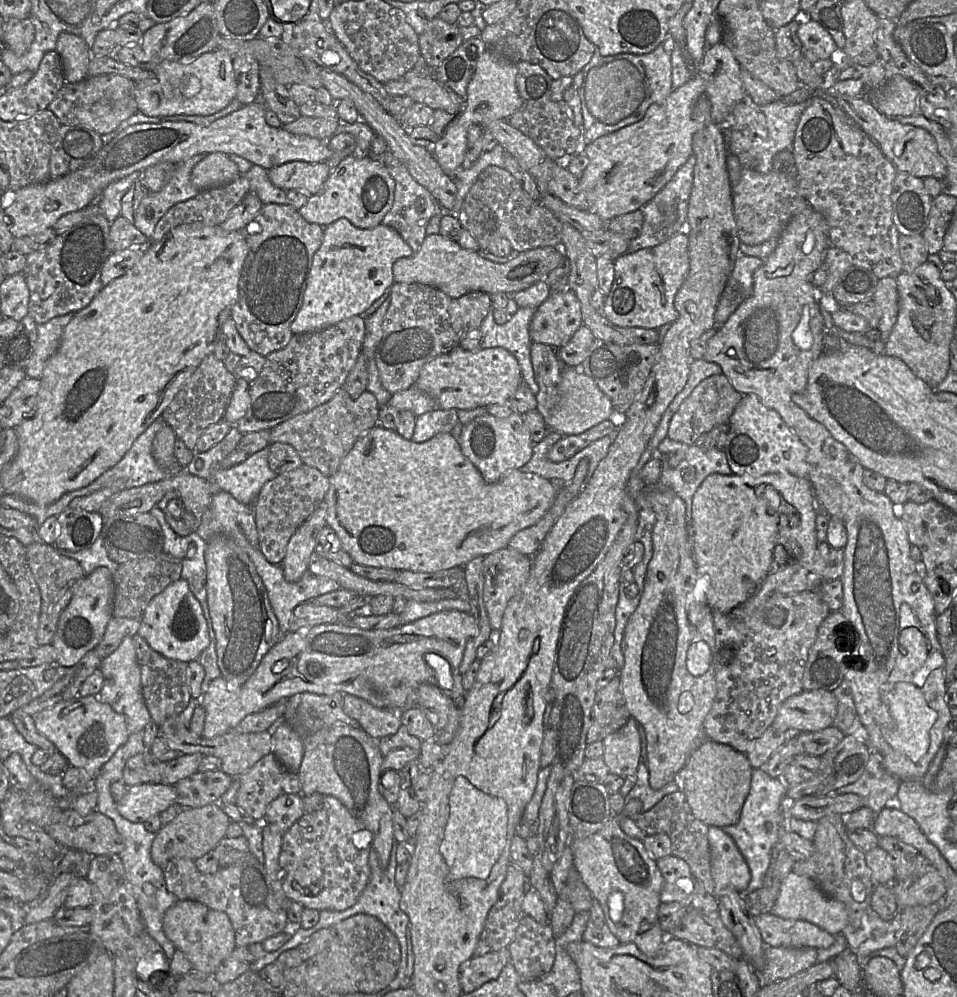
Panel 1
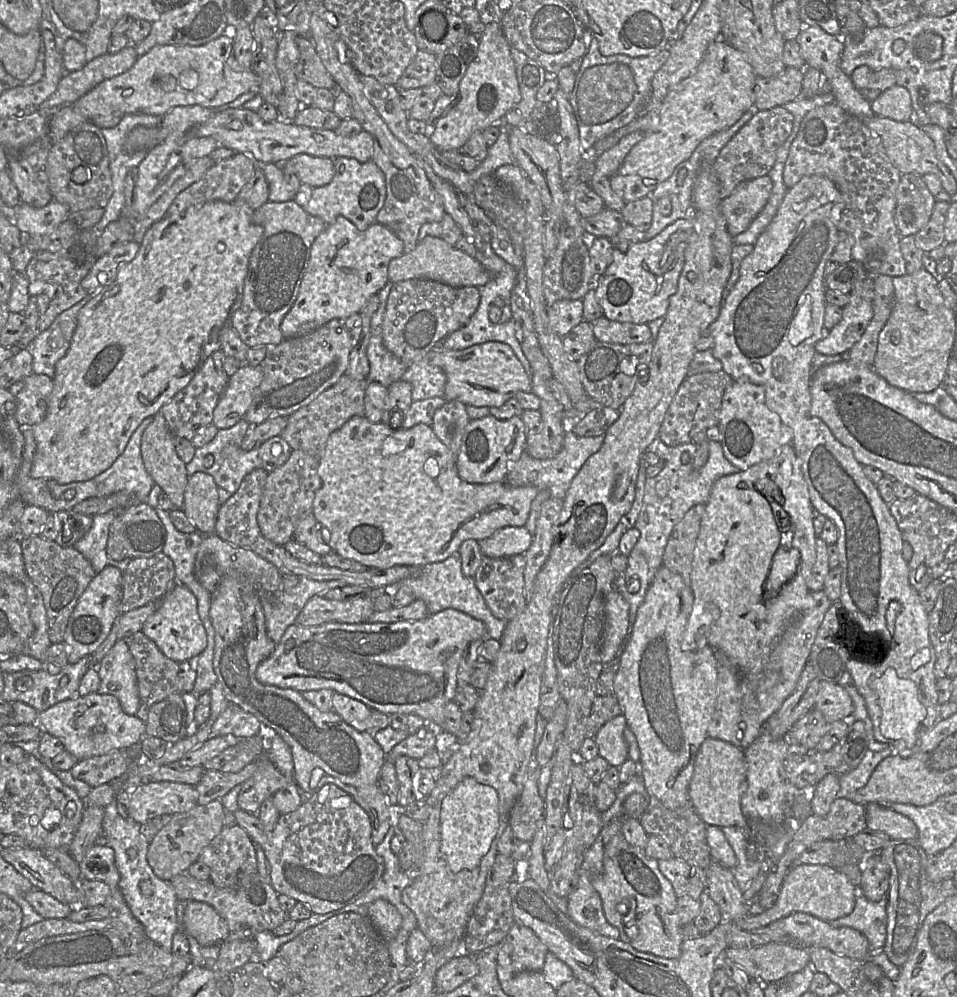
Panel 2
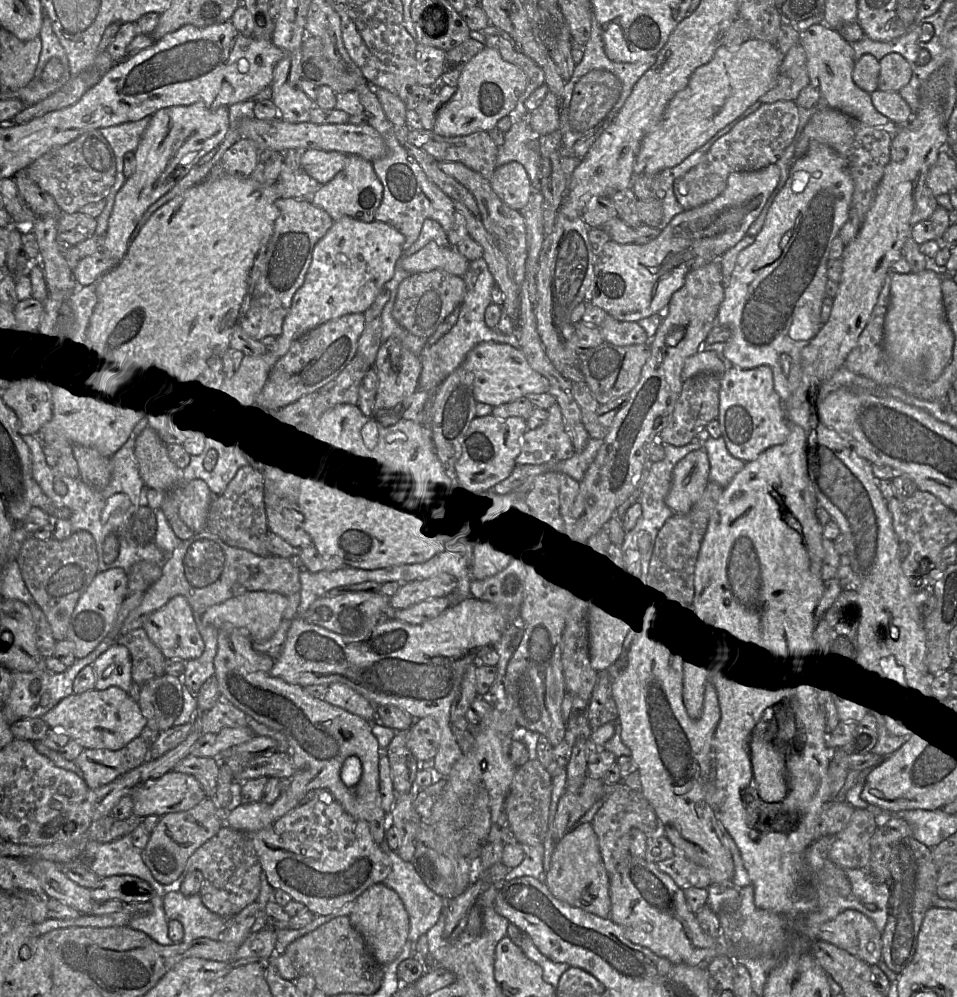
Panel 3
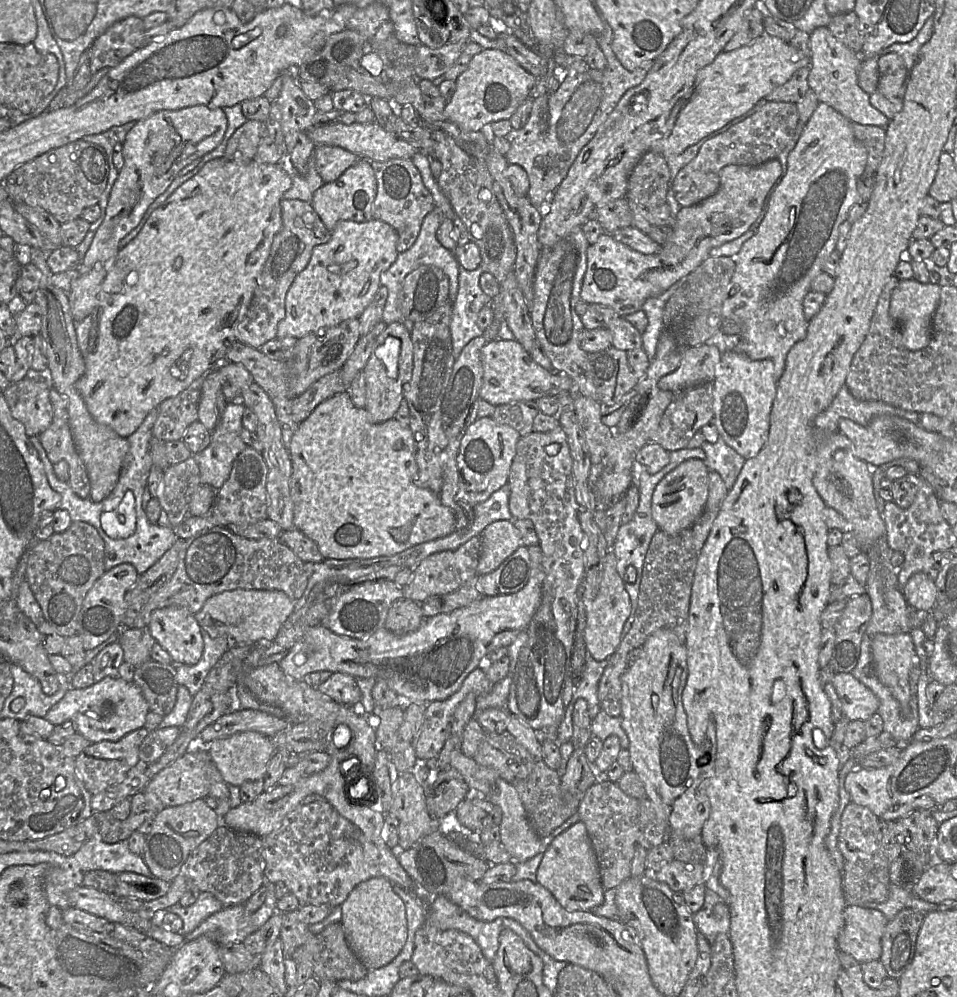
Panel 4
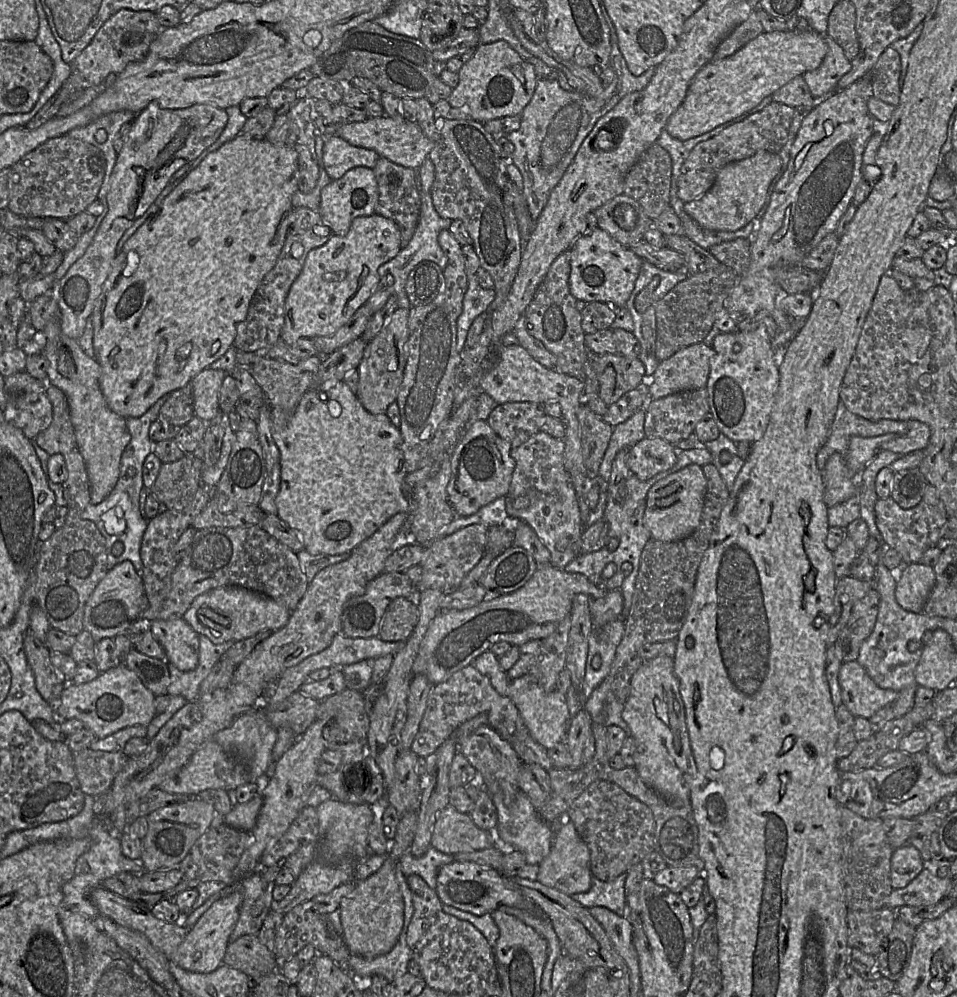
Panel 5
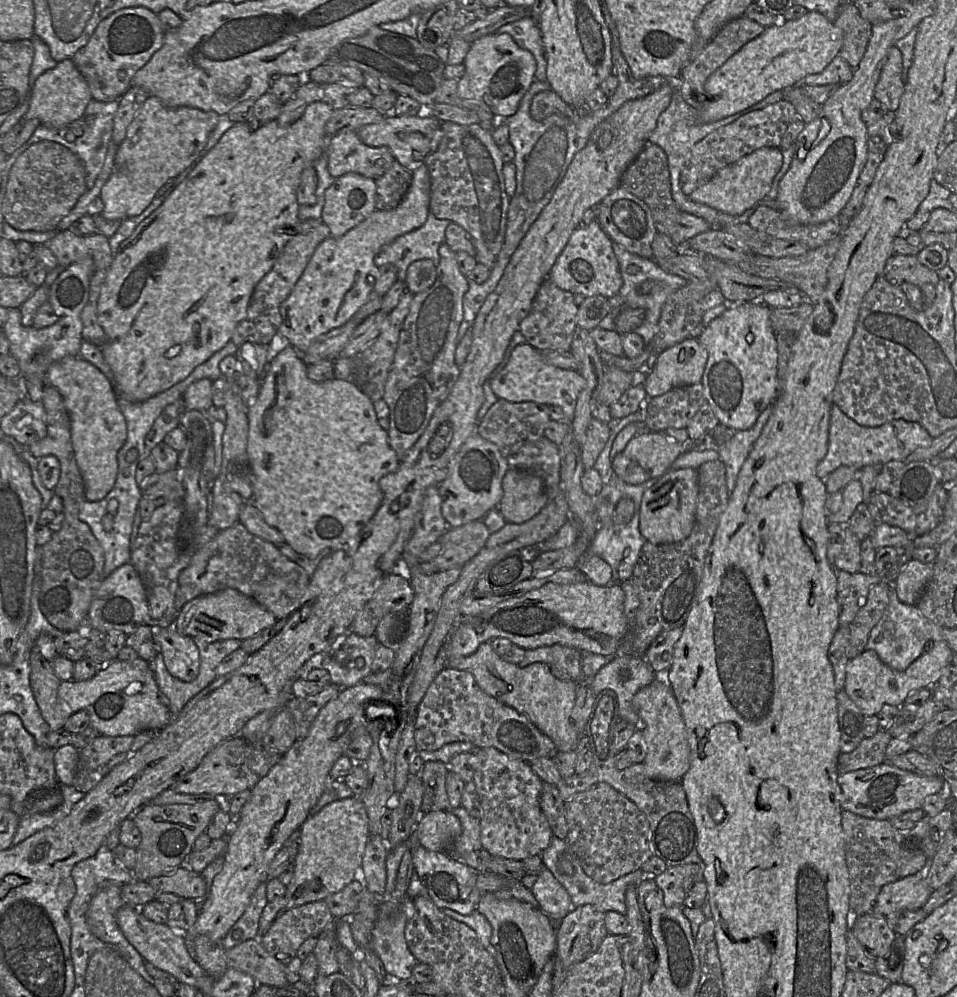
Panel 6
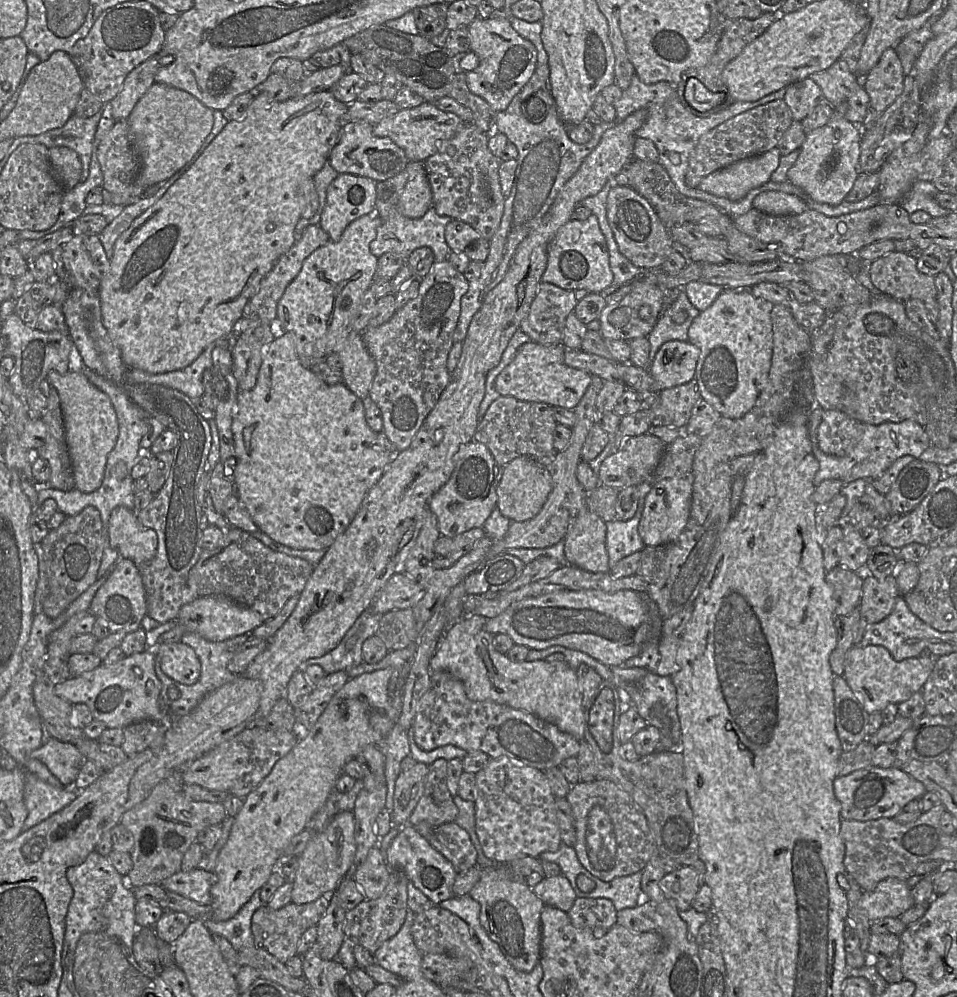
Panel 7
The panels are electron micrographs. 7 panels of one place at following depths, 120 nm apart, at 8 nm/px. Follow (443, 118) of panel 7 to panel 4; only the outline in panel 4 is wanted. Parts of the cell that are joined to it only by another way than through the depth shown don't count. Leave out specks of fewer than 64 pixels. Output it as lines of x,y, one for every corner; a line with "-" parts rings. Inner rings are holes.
376,121
372,123
353,123
350,125
334,124
323,127
313,127
308,131
309,138
319,145
329,145
341,147
360,159
367,159
371,162
386,162
391,159
412,159
417,150
409,143
387,131

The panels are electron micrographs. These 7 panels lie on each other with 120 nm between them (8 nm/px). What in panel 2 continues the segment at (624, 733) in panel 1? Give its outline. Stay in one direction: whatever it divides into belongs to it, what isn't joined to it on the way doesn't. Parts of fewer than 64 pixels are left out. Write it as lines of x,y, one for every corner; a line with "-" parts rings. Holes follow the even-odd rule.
621,714
607,721
594,737
599,755
610,766
619,768
628,759
628,745
624,738
626,727
626,718

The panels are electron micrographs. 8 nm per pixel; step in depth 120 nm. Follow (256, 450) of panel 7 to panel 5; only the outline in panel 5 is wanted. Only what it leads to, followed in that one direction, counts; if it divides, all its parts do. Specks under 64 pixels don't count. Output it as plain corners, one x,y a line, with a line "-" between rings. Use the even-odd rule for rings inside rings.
334,381
323,385
315,385
307,390
302,396
294,413
287,417
281,410
272,408
273,439
279,448
281,464
280,489
275,498
277,516
290,528
295,530
301,537
304,550
313,556
317,555
339,555
350,553
358,544
374,534
384,523
399,512
407,513
409,516
416,509
413,488
406,483
407,469
405,457
402,451
402,435
399,430
383,414
372,414
368,412
357,395
351,391
343,381

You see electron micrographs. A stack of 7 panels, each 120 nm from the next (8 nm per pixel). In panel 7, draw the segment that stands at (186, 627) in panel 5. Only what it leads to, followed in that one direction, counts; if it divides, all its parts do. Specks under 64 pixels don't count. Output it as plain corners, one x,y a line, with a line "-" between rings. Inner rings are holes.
183,640
159,642
154,653
160,660
163,672
171,679
185,685
192,685
198,681
201,662
195,650

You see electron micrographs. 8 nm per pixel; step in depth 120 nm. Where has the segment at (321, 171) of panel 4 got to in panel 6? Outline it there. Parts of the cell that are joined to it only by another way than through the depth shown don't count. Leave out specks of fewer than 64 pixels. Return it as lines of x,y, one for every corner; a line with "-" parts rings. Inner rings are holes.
356,131
341,132
328,138
328,171
334,178
357,173
376,180
394,161
388,147
367,146
359,139

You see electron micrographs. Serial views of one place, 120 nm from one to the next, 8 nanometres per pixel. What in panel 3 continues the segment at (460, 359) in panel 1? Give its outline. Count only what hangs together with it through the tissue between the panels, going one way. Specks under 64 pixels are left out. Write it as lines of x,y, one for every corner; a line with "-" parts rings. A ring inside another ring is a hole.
482,342
467,353
462,365
474,374
473,392
476,401
493,407
549,390
548,380
531,368
523,351
507,343

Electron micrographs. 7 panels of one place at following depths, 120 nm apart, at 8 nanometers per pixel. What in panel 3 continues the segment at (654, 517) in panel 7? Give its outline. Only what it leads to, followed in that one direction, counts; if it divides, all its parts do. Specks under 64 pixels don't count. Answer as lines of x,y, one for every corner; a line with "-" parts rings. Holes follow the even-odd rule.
701,448
681,459
673,469
665,503
673,515
684,515
703,495
709,482
709,461

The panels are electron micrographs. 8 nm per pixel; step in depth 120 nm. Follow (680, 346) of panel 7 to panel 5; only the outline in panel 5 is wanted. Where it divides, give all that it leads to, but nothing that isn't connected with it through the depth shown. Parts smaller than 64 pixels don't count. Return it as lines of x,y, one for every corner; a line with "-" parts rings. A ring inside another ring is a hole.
702,341
684,347
671,357
660,361
656,366
653,375
648,376
650,399
656,400
681,391
705,388
710,372
710,358
712,355
712,345

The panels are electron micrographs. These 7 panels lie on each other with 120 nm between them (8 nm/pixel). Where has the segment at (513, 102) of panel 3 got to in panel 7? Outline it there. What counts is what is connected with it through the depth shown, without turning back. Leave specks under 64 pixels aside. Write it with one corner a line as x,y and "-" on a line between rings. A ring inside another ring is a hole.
477,17
467,28
470,35
469,49
478,57
476,68
466,72
467,86
473,94
484,99
495,112
504,111
535,73
536,48
514,30
509,17

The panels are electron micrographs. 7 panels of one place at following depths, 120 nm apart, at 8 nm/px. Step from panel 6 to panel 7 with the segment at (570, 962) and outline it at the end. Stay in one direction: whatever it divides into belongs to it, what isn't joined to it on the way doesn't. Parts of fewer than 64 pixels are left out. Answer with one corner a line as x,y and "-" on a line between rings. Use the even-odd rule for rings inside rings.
577,897
568,915
576,928
608,930
617,923
617,910
607,898

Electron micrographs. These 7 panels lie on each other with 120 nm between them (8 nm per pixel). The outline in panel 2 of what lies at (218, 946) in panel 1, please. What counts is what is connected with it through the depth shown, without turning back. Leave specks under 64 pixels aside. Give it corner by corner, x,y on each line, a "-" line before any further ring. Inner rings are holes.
200,901
187,903
182,929
204,947
218,945
230,935
227,921
212,906

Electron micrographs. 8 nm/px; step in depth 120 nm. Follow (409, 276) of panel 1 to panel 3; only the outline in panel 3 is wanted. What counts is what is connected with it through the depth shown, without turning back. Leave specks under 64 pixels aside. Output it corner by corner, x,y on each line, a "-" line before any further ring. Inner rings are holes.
433,241
410,257
401,259
401,267
411,275
442,270
461,278
467,272
469,263
456,247
440,247

